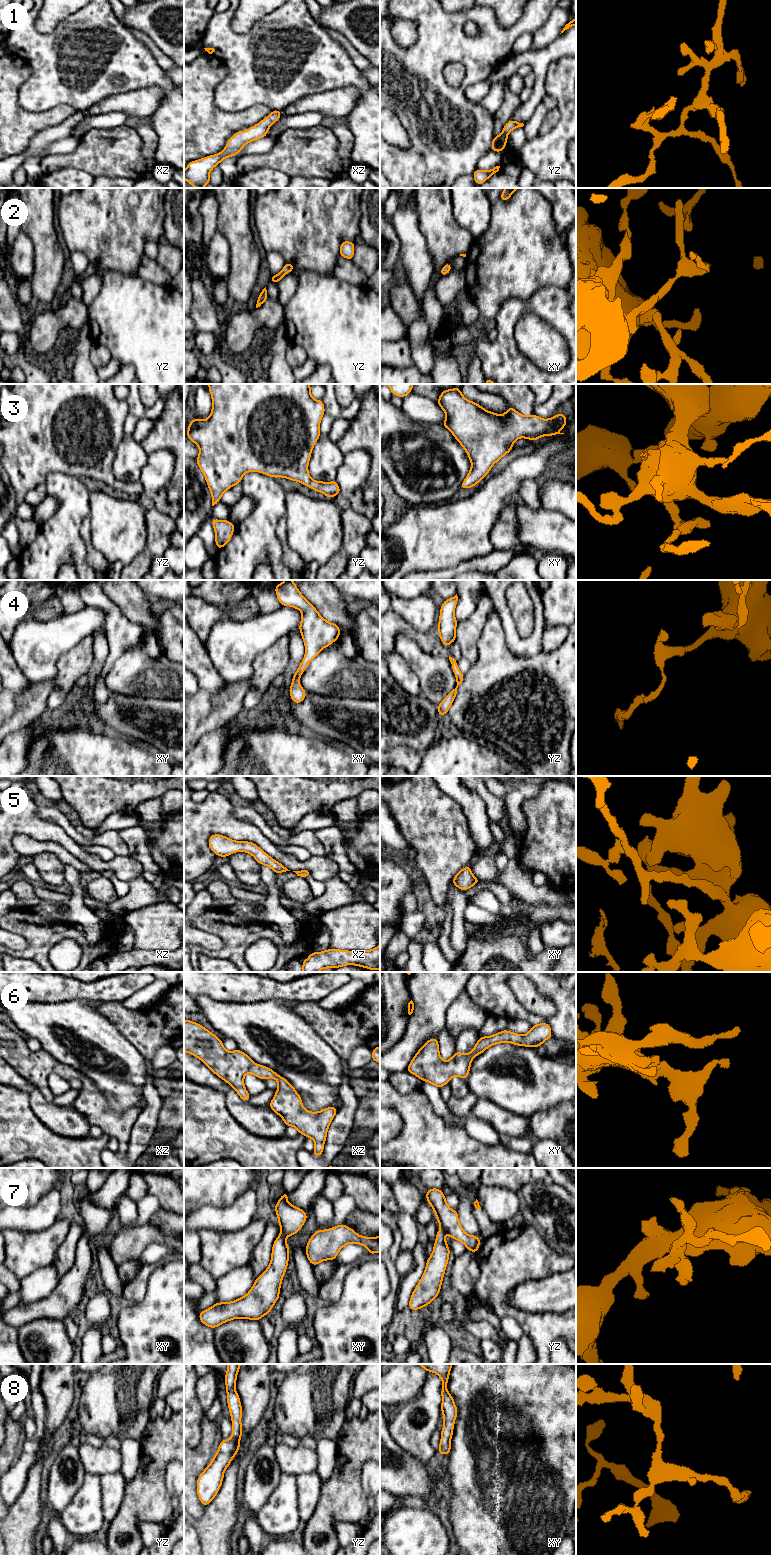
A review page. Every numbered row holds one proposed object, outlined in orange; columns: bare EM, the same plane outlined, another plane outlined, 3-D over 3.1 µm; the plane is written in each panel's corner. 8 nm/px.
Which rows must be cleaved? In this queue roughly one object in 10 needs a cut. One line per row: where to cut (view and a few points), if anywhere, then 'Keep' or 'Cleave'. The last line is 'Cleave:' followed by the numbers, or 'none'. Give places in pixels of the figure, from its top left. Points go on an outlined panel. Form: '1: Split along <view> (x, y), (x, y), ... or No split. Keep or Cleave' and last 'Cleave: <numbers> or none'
1: No split. Keep
2: No split. Keep
3: No split. Keep
4: No split. Keep
5: No split. Keep
6: No split. Keep
7: No split. Keep
8: No split. Keep
Cleave: none

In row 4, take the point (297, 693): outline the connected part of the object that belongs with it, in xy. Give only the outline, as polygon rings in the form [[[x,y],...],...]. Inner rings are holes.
[[[285,580],[277,584],[275,592],[282,606],[296,608],[302,613],[298,628],[305,644],[305,656],[289,687],[292,702],[301,703],[306,697],[306,691],[299,683],[302,673],[322,649],[328,647],[340,637],[341,627],[325,620],[316,608],[303,597],[292,580]]]

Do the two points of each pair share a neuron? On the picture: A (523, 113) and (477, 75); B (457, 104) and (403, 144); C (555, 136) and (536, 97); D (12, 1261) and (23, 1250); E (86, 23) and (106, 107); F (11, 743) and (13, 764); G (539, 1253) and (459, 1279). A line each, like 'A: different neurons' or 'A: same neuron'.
A: different neurons
B: different neurons
C: different neurons
D: same neuron
E: different neurons
F: same neuron
G: different neurons

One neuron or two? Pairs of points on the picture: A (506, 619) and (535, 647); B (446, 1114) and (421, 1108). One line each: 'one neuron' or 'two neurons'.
A: one neuron
B: two neurons

